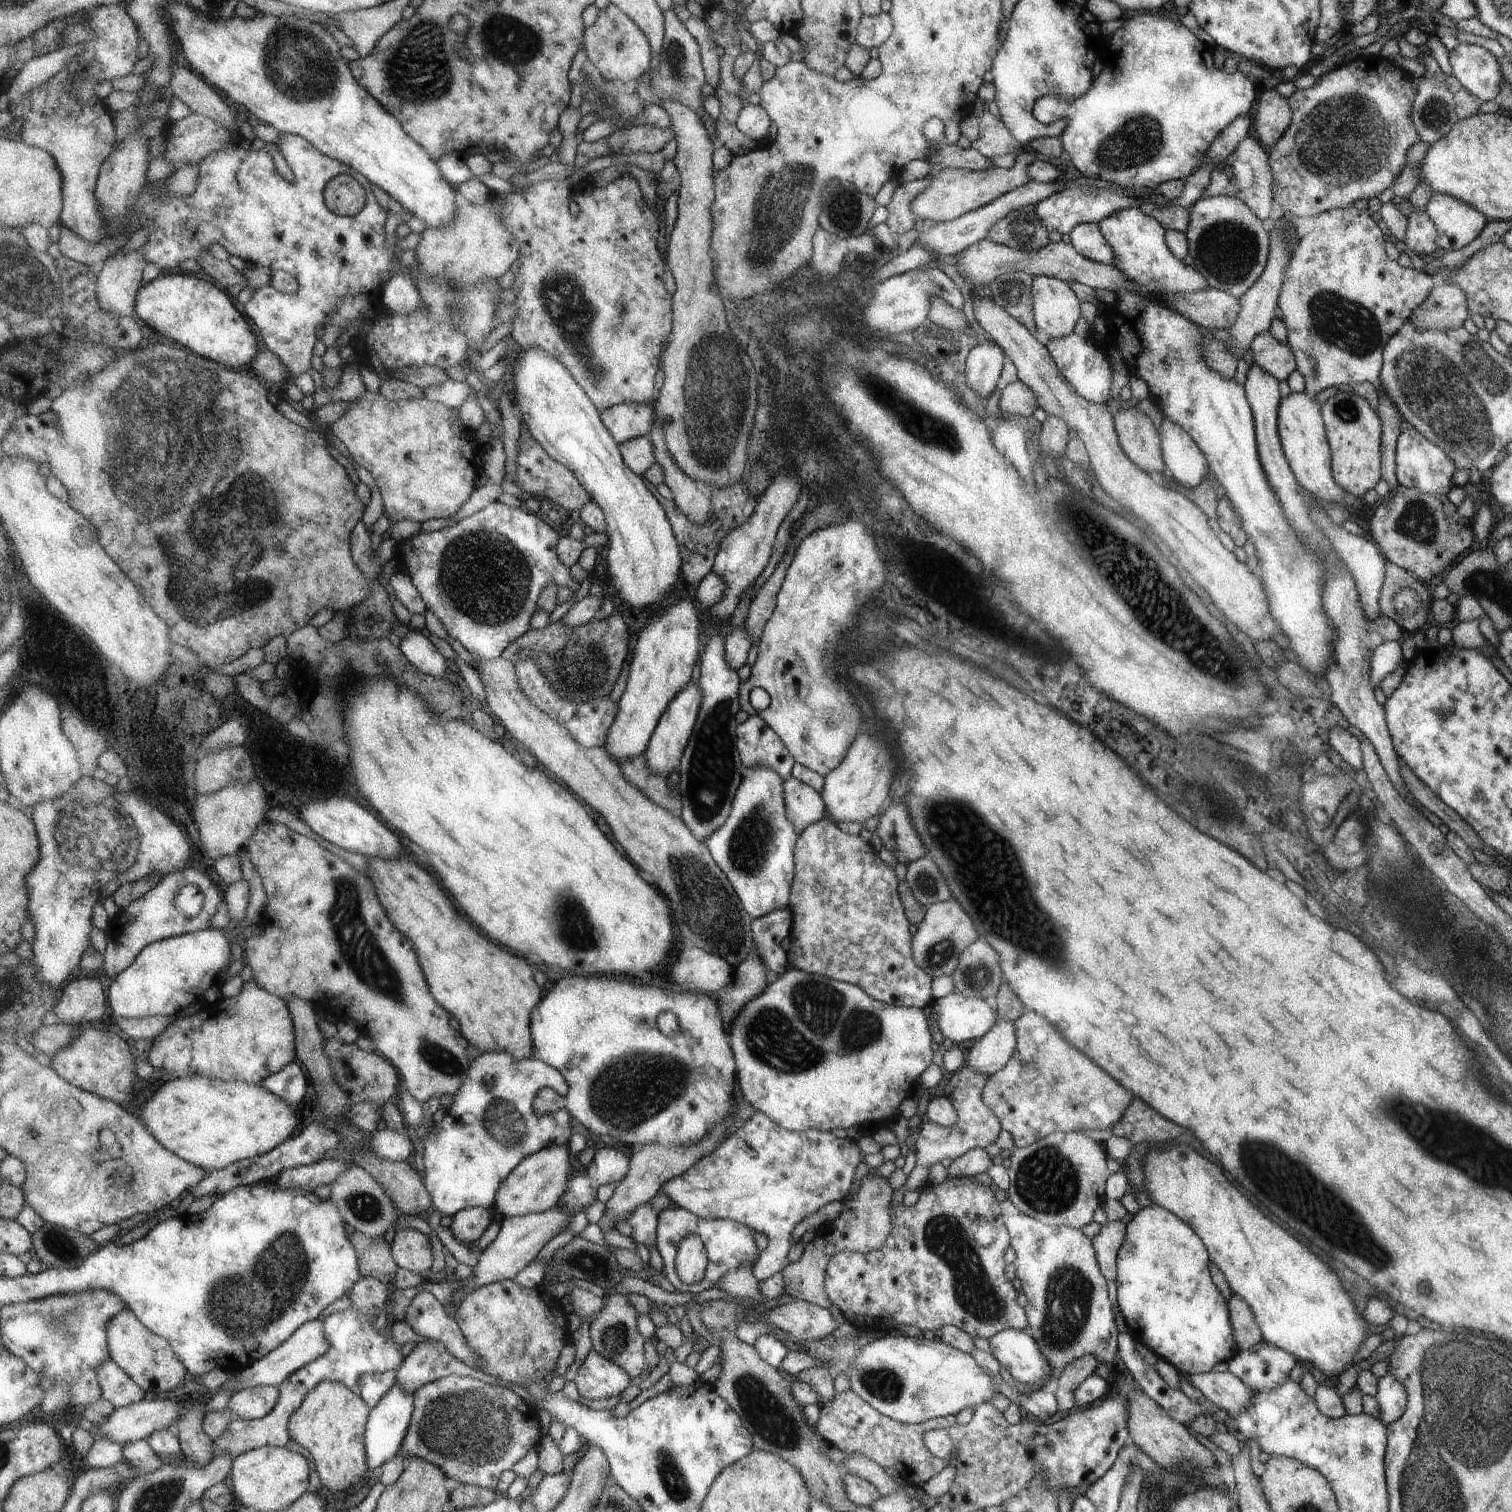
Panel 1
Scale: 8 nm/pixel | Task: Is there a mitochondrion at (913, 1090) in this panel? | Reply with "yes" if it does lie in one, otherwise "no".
no

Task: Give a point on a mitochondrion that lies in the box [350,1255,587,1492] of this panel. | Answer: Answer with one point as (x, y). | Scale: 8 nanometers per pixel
(475, 1428)

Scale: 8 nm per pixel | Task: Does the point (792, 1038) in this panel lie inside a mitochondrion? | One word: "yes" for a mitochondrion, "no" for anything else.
yes

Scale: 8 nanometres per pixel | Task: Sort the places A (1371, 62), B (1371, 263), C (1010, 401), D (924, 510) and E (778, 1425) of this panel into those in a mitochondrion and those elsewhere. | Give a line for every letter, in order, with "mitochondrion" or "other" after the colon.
A: other
B: other
C: other
D: mitochondrion
E: mitochondrion

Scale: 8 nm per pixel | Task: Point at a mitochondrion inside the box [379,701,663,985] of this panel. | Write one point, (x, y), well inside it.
(575, 931)

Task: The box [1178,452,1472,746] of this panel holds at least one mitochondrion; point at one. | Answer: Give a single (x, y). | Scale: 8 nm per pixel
(1415, 522)

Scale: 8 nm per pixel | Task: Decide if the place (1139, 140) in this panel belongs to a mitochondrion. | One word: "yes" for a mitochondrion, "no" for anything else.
yes

